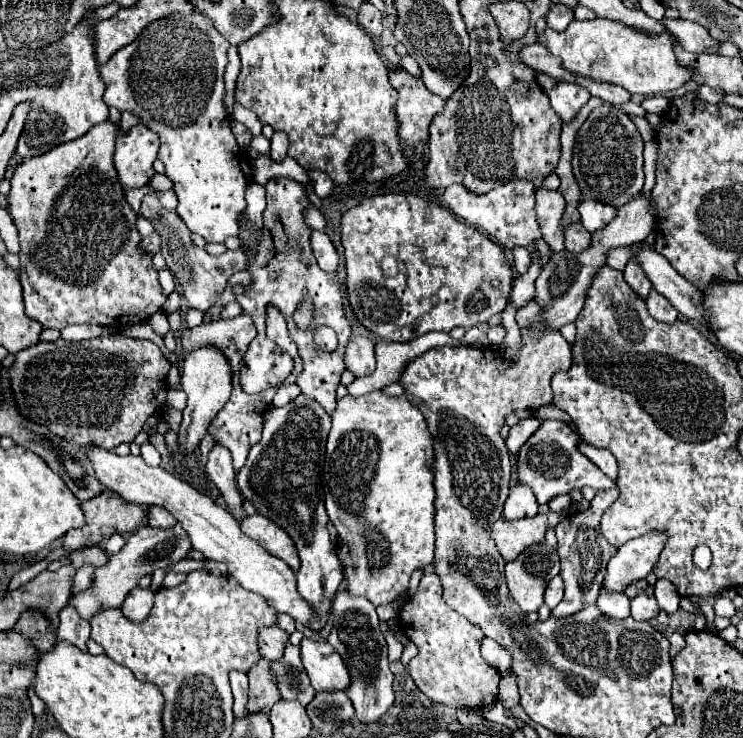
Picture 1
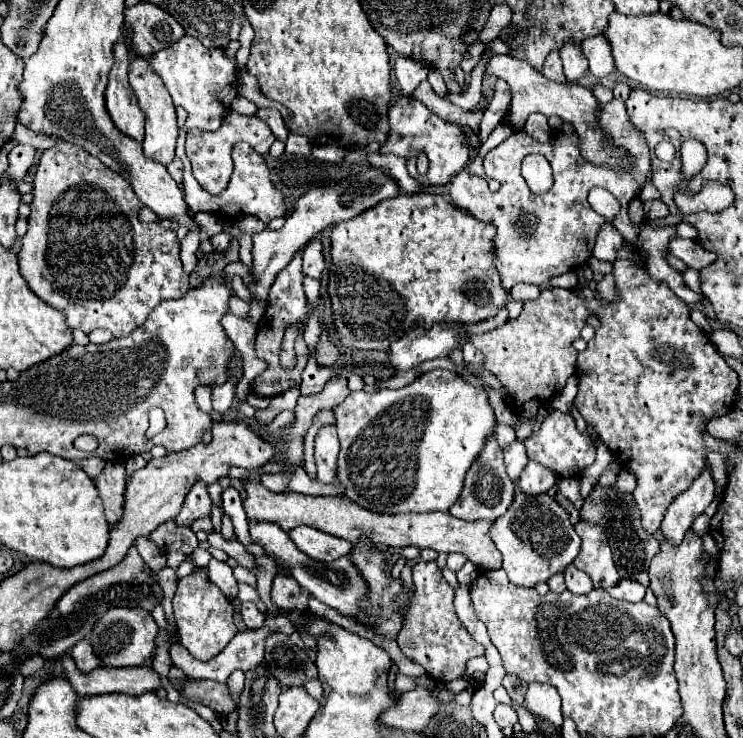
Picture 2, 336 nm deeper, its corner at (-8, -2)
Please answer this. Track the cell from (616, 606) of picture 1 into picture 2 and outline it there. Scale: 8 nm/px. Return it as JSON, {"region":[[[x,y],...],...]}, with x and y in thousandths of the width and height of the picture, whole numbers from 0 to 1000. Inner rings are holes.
{"region":[[[837,785],[832,793],[818,798],[818,804],[826,812],[840,812],[840,814],[864,814],[867,812],[867,801],[869,801],[869,795],[859,793],[851,785]]]}

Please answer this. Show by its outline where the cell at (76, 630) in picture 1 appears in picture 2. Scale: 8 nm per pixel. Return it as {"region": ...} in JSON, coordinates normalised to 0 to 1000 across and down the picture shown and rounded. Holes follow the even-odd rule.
{"region":[[[116,866],[105,869],[100,877],[97,877],[97,893],[102,898],[102,904],[110,909],[110,912],[121,912],[124,907],[129,907],[135,901],[135,893],[124,885],[121,879],[121,871]]]}

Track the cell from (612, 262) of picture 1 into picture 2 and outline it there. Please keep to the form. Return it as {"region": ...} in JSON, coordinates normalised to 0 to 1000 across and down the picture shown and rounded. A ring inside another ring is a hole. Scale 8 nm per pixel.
{"region":[[[923,364],[921,370],[918,370],[918,375],[921,378],[922,385],[930,390],[934,396],[942,397],[942,379],[941,379],[941,369],[934,364]]]}

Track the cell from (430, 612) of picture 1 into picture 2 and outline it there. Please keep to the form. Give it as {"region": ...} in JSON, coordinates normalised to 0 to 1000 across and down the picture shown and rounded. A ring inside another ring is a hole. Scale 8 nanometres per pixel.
{"region":[[[565,760],[557,766],[557,795],[560,806],[546,828],[546,841],[533,869],[541,885],[555,896],[563,896],[584,923],[606,925],[624,912],[630,893],[651,888],[651,877],[633,863],[627,850],[614,836],[608,820],[611,798],[595,782],[587,760]]]}

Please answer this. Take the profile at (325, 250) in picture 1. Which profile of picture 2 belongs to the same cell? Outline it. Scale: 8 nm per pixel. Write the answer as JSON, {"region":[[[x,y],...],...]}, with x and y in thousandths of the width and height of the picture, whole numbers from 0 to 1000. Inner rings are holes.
{"region":[[[420,324],[409,335],[409,373],[428,378],[436,367],[436,346],[433,346],[433,329],[428,324]]]}

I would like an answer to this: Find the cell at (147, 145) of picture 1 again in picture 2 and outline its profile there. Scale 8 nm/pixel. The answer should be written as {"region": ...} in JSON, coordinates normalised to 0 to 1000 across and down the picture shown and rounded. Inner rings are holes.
{"region":[[[167,34],[164,42],[167,42],[167,56],[170,56],[170,61],[172,61],[172,69],[175,69],[172,110],[175,110],[175,115],[178,115],[178,121],[180,121],[180,129],[183,129],[183,134],[186,134],[188,148],[194,150],[194,156],[197,157],[194,194],[191,194],[194,207],[197,207],[202,215],[207,215],[207,218],[213,218],[213,221],[218,221],[218,224],[226,224],[226,221],[234,215],[237,186],[240,186],[237,148],[234,148],[231,131],[229,131],[226,121],[221,118],[218,107],[205,96],[199,80],[188,77],[188,75],[180,69],[180,64],[175,61],[175,47],[178,47],[178,42],[175,42],[170,34]]]}

